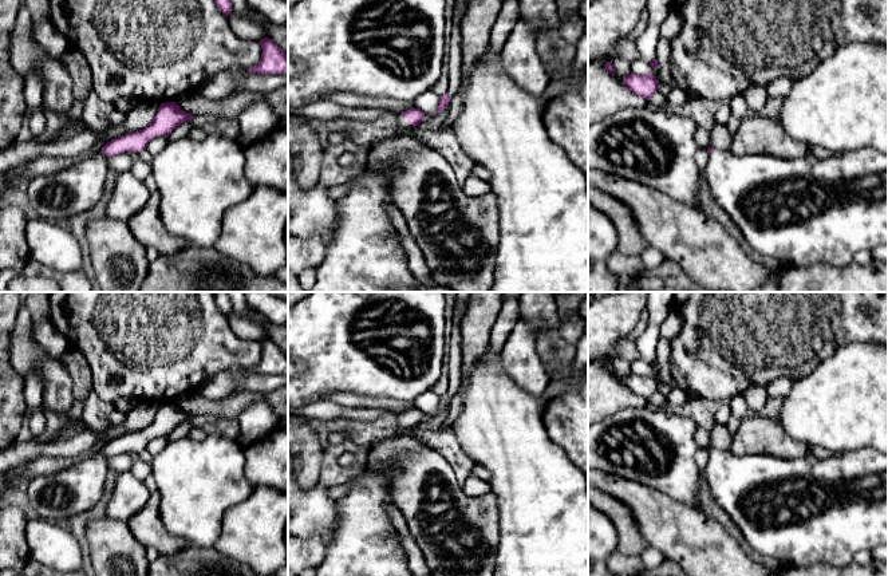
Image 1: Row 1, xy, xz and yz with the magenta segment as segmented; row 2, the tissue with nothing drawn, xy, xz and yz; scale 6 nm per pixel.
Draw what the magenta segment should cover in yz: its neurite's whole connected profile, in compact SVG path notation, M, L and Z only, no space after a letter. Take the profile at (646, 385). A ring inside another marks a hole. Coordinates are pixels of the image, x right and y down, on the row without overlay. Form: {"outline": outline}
{"outline": "M630 374L623 383L630 391L650 401L654 392L659 388L659 380L651 374L635 375Z"}

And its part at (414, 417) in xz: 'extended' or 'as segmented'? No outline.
extended

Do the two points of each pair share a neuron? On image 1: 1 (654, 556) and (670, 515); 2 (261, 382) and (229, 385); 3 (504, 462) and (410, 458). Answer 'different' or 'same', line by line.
1: different
2: same
3: different

